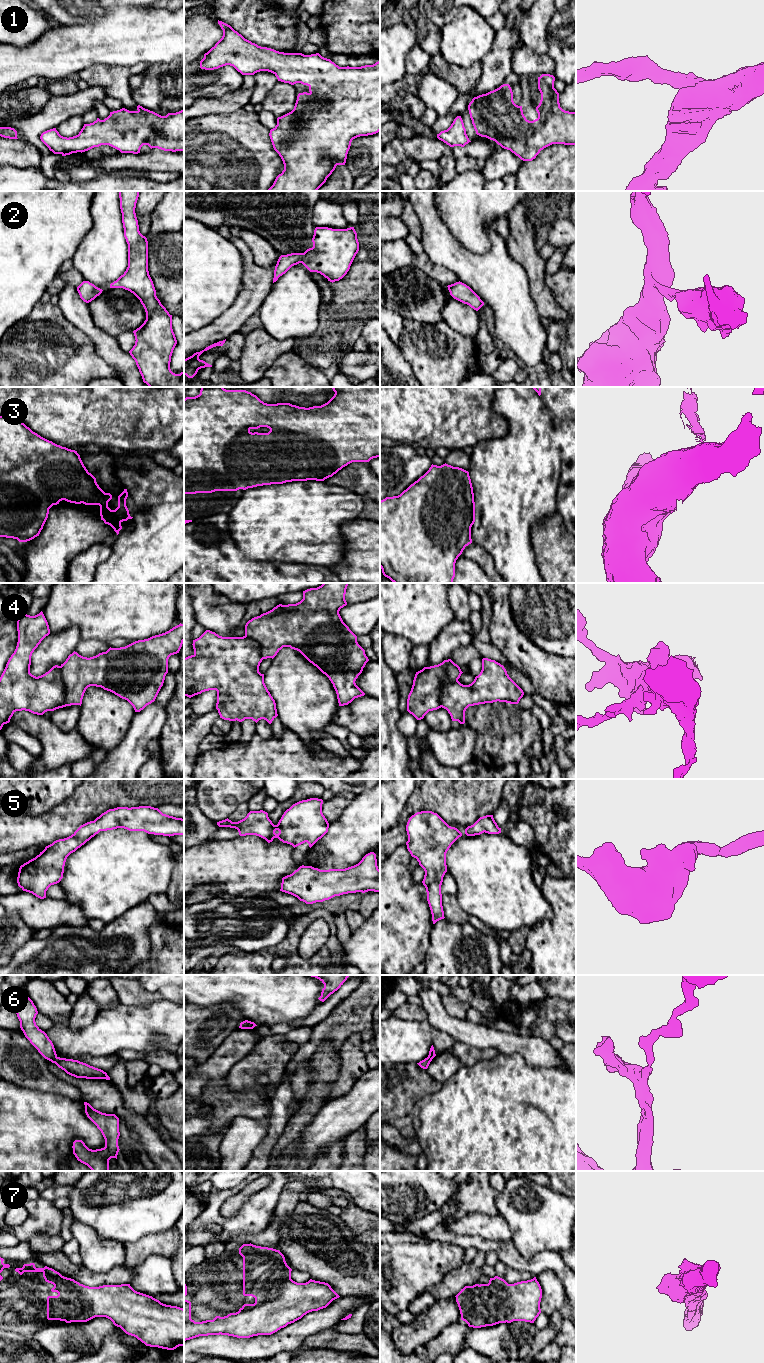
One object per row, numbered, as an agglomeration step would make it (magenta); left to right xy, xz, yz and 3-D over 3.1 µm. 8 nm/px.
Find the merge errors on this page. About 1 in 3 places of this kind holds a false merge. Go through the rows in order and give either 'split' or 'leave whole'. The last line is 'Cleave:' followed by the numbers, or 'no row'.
1: leave whole
2: leave whole
3: split
4: split
5: leave whole
6: split
7: leave whole
Cleave: 3, 4, 6

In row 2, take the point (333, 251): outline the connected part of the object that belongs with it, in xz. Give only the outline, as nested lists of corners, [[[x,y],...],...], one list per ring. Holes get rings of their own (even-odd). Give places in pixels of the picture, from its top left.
[[[316,227],[312,242],[313,247],[304,253],[291,253],[279,257],[274,270],[273,283],[299,263],[310,272],[320,273],[332,283],[339,281],[347,274],[359,251],[354,227],[347,229]]]

